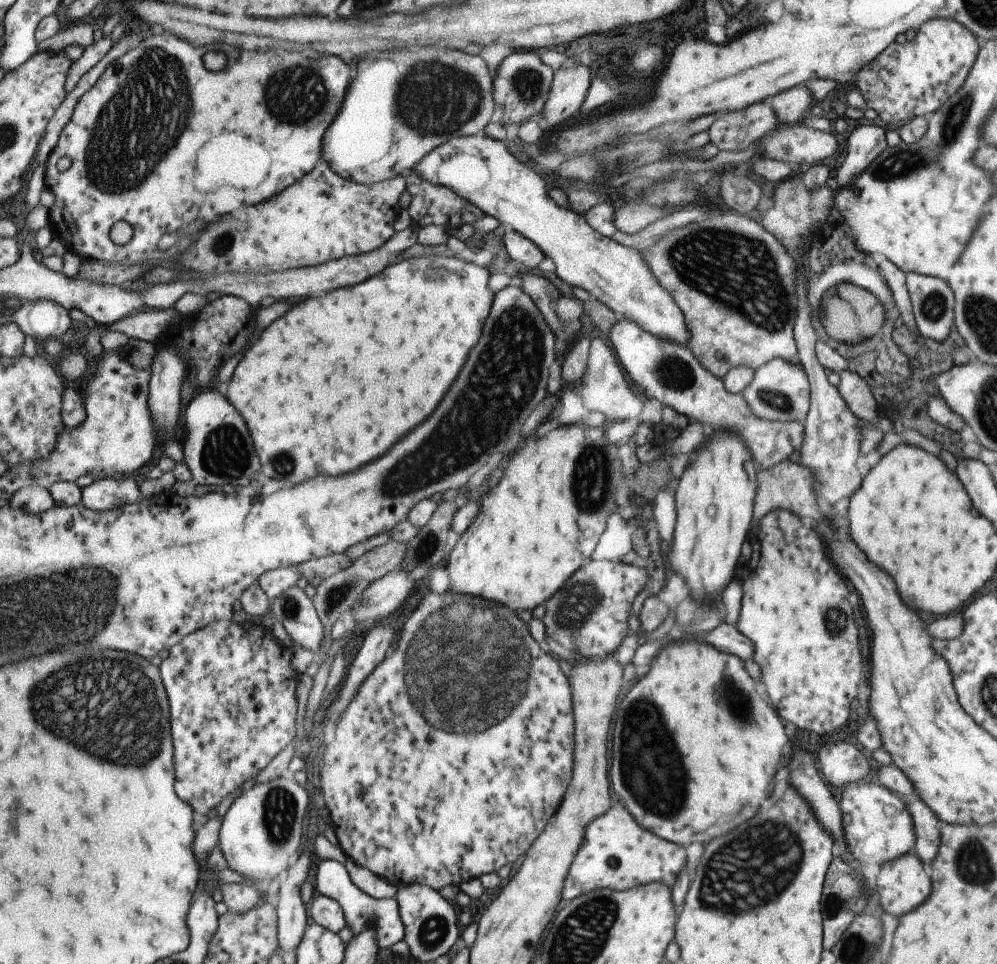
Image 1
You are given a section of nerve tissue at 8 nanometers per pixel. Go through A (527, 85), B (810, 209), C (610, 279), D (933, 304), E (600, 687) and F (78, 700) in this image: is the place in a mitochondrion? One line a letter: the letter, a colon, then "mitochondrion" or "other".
A: mitochondrion
B: mitochondrion
C: other
D: mitochondrion
E: other
F: mitochondrion

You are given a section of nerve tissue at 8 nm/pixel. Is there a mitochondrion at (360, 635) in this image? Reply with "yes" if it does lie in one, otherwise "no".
no

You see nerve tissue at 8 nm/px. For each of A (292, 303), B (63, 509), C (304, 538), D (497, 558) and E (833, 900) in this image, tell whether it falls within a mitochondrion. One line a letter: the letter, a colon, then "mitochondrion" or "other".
A: other
B: other
C: other
D: other
E: mitochondrion

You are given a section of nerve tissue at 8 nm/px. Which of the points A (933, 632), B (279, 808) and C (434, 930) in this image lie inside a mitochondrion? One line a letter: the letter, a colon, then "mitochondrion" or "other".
A: other
B: mitochondrion
C: mitochondrion

